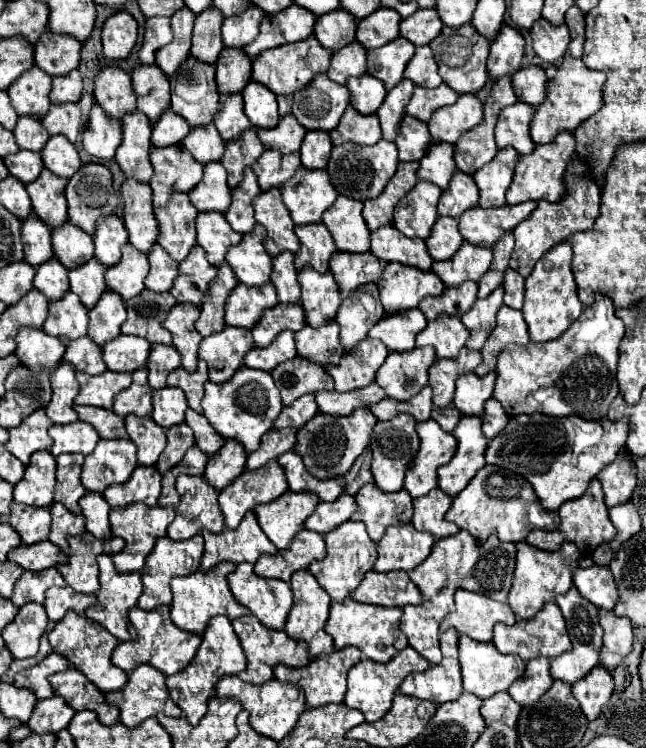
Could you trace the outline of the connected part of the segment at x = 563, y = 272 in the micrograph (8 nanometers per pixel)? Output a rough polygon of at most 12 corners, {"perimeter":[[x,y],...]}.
{"perimeter":[[556,244],[526,278],[532,342],[560,336],[582,314],[572,246]]}

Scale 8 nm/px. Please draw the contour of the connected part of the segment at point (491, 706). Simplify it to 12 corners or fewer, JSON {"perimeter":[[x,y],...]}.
{"perimeter":[[508,692],[484,700],[486,724],[516,726],[522,706]]}

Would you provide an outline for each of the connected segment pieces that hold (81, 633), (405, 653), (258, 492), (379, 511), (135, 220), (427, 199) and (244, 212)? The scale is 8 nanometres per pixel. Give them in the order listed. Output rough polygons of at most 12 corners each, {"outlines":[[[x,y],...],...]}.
{"outlines":[[[66,612],[48,632],[56,652],[104,694],[128,674],[110,660],[118,640]],[[410,646],[348,670],[344,704],[376,722],[400,682],[430,662]],[[276,460],[244,472],[220,492],[228,528],[288,490]],[[374,482],[356,494],[352,520],[374,542],[386,528],[412,520],[408,492],[380,492]],[[126,180],[124,224],[130,244],[148,252],[158,240],[152,190]],[[418,182],[394,208],[394,226],[428,238],[442,190]],[[252,168],[232,190],[228,224],[244,234],[256,224],[252,200],[260,186]]]}

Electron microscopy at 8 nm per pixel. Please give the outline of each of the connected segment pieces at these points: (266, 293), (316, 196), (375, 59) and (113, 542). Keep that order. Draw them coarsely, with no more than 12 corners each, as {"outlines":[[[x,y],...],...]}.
{"outlines":[[[238,282],[224,304],[226,324],[252,328],[278,304],[270,282]],[[300,166],[280,194],[294,224],[320,222],[338,196],[326,172]],[[402,36],[368,50],[368,74],[386,90],[402,80],[416,46]],[[90,532],[68,536],[68,562],[58,564],[76,592],[98,592],[102,552],[118,554],[124,540],[96,540]]]}

